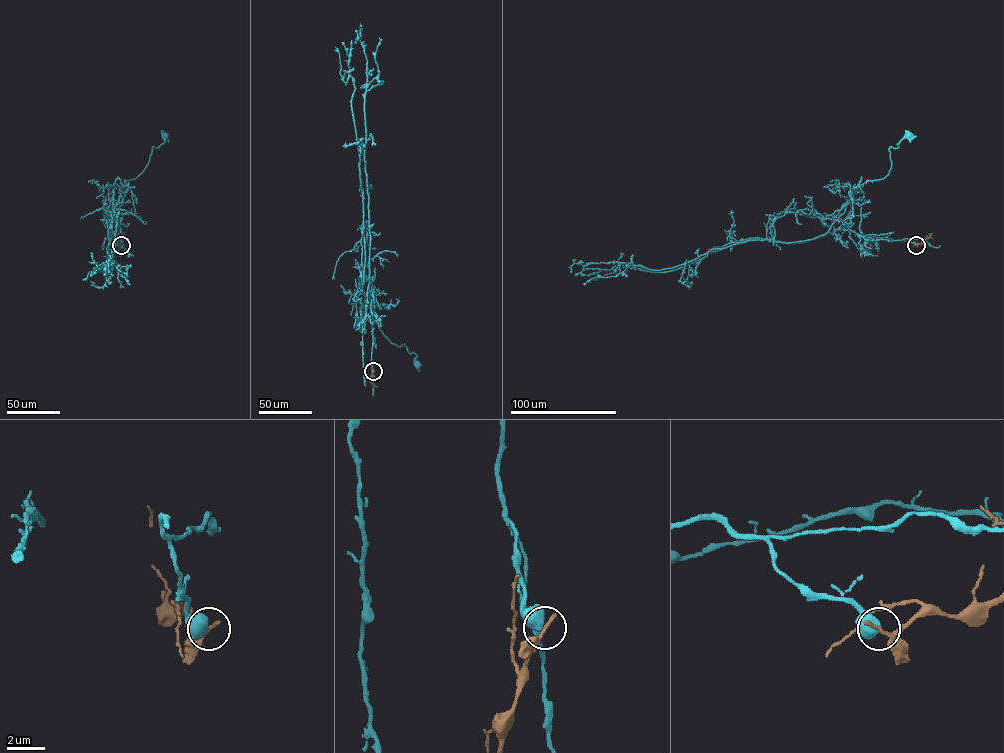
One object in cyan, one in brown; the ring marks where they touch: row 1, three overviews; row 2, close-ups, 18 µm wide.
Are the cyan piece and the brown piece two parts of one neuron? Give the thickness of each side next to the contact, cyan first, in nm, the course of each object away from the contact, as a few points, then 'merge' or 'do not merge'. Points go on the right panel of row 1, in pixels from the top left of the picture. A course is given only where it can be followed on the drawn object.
calibres 600 and 240 nm; course cyan (916, 244), (865, 239), (843, 223), (853, 190), (883, 179), (889, 148), (910, 135); course brown (916, 244), (925, 242), (931, 233); do not merge

